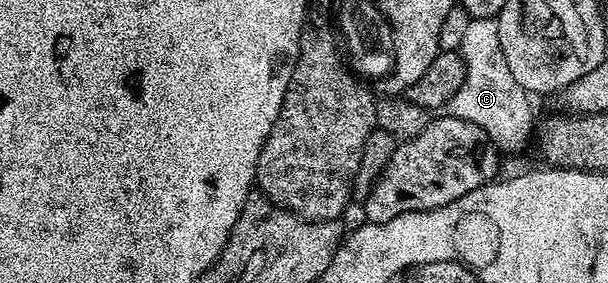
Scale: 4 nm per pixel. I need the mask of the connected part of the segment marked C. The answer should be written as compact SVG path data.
M472 19L469 29L465 29L458 53L466 66L465 79L450 101L450 114L480 127L500 152L519 151L530 139L532 142L537 118L527 104L528 92L513 81L513 73L509 73L509 65L505 65L498 22L495 19Z

